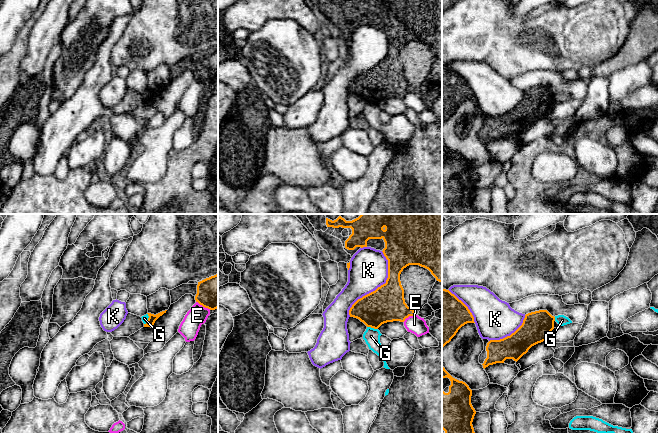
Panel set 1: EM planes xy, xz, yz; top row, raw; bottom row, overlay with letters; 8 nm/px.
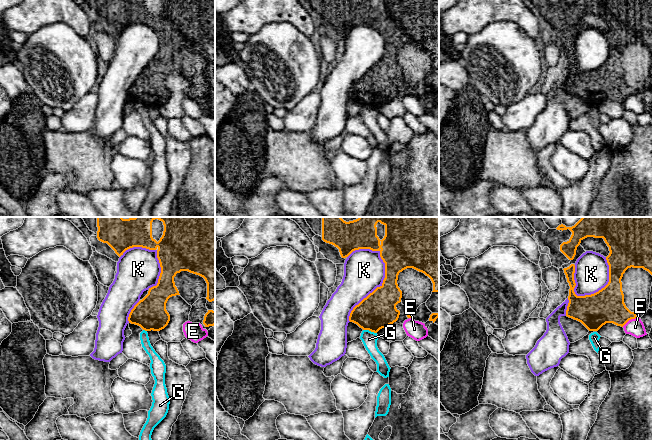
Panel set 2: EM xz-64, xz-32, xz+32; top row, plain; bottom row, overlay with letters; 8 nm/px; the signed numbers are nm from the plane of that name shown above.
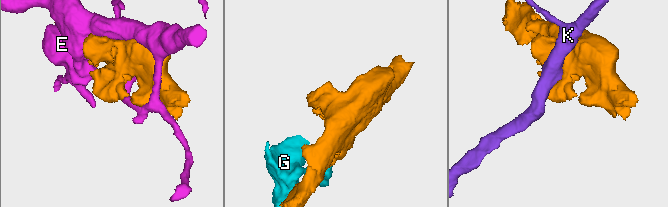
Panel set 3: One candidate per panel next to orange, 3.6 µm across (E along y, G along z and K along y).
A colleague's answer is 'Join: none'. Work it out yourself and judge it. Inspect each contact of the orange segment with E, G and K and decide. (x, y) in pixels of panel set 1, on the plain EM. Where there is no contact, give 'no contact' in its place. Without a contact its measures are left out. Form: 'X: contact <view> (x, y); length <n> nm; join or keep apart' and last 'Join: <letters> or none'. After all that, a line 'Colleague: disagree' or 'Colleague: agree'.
E: contact xz (409, 91); length 120 nm; keep apart
G: contact xz (372, 103); length 90 nm; keep apart
K: contact xz (378, 63); length 600 nm; keep apart
Join: none
Colleague: agree

